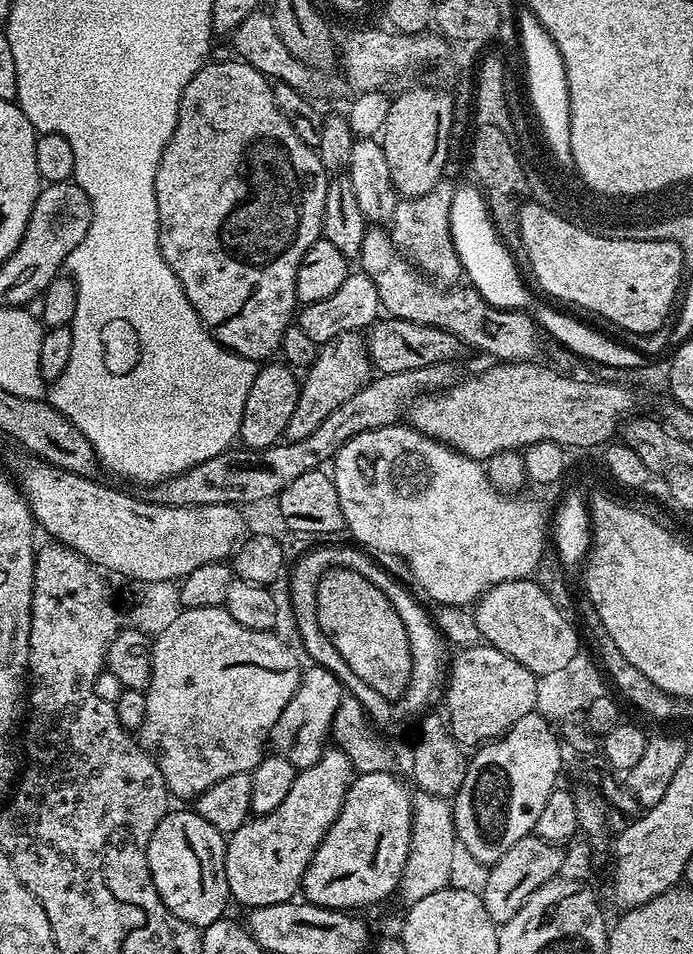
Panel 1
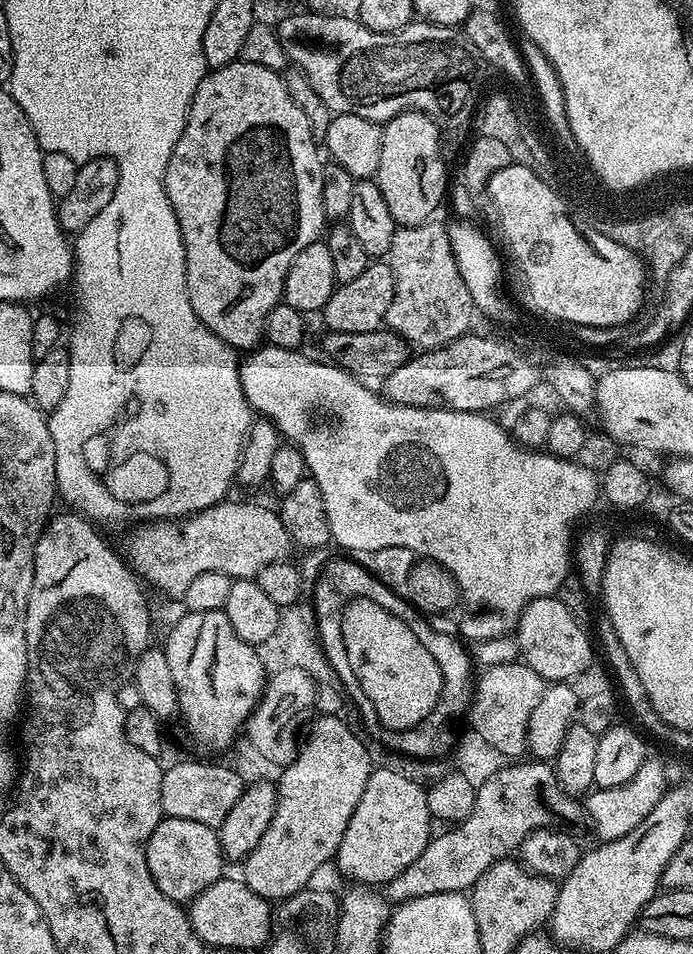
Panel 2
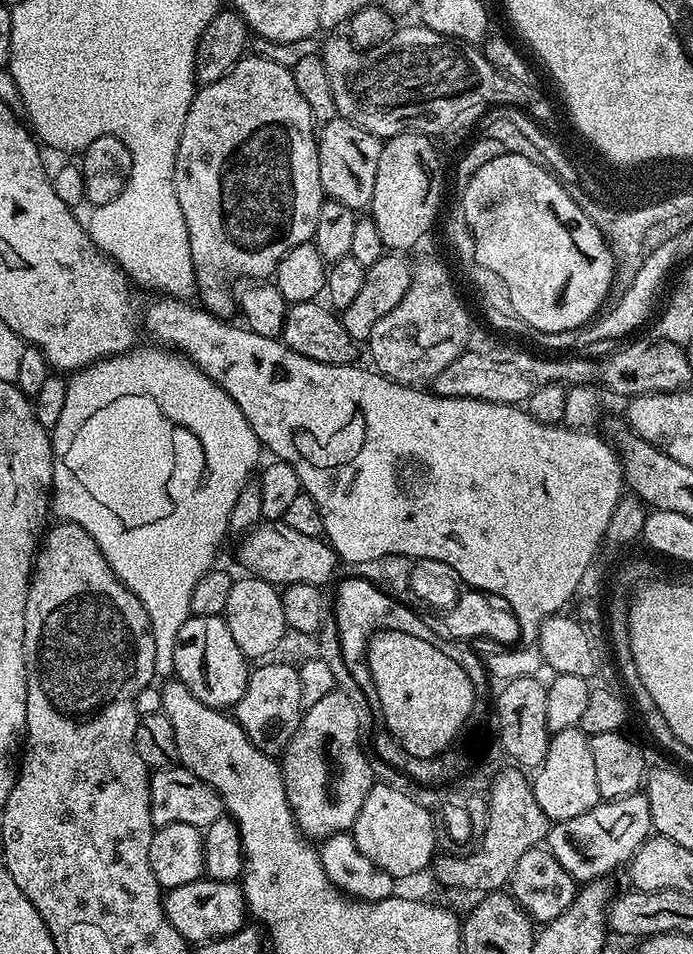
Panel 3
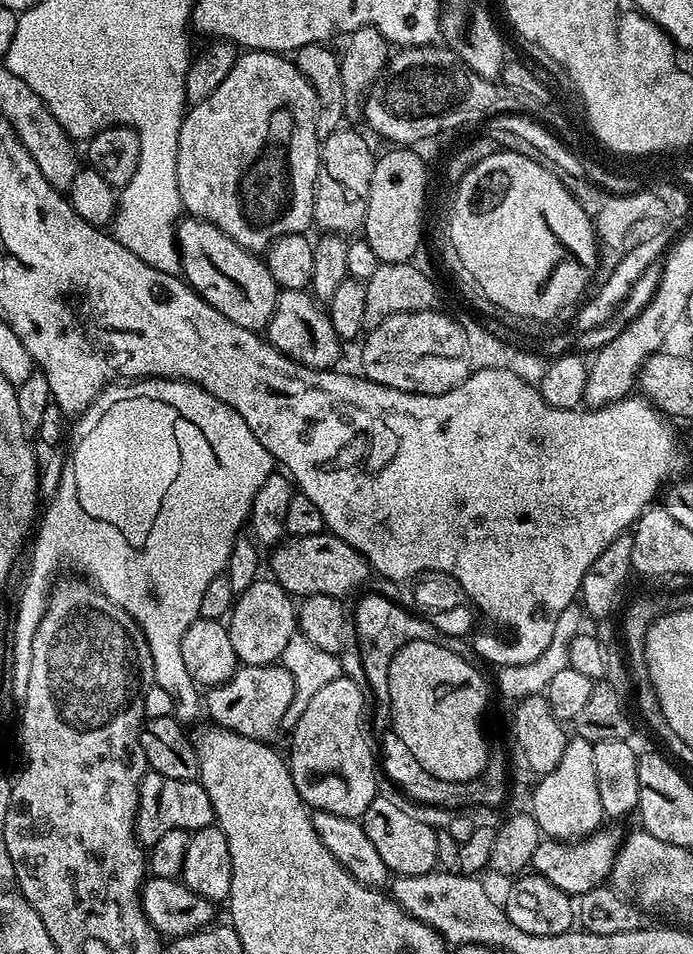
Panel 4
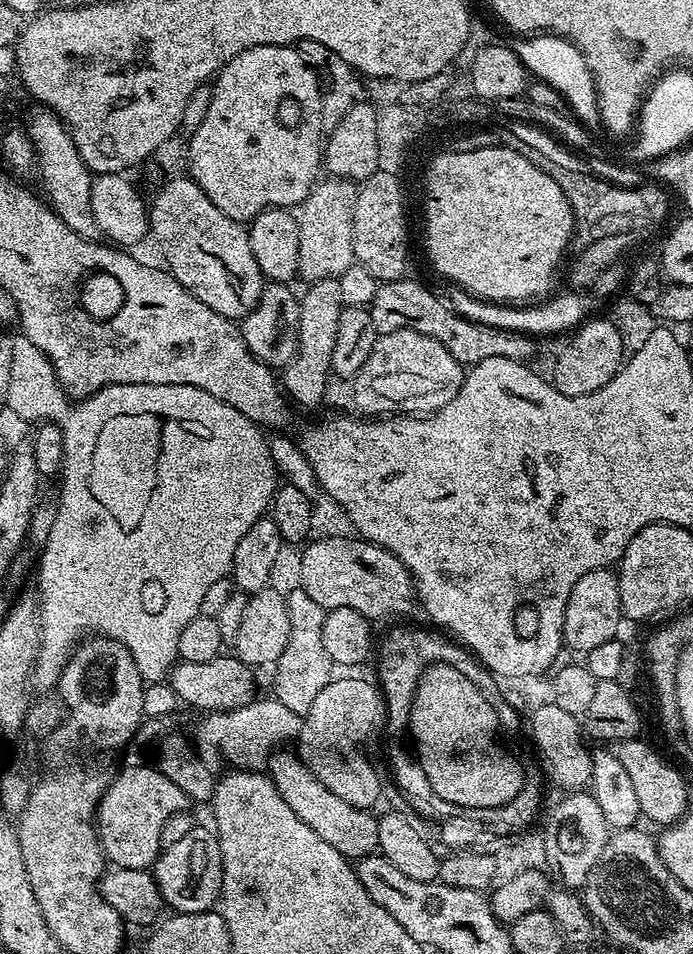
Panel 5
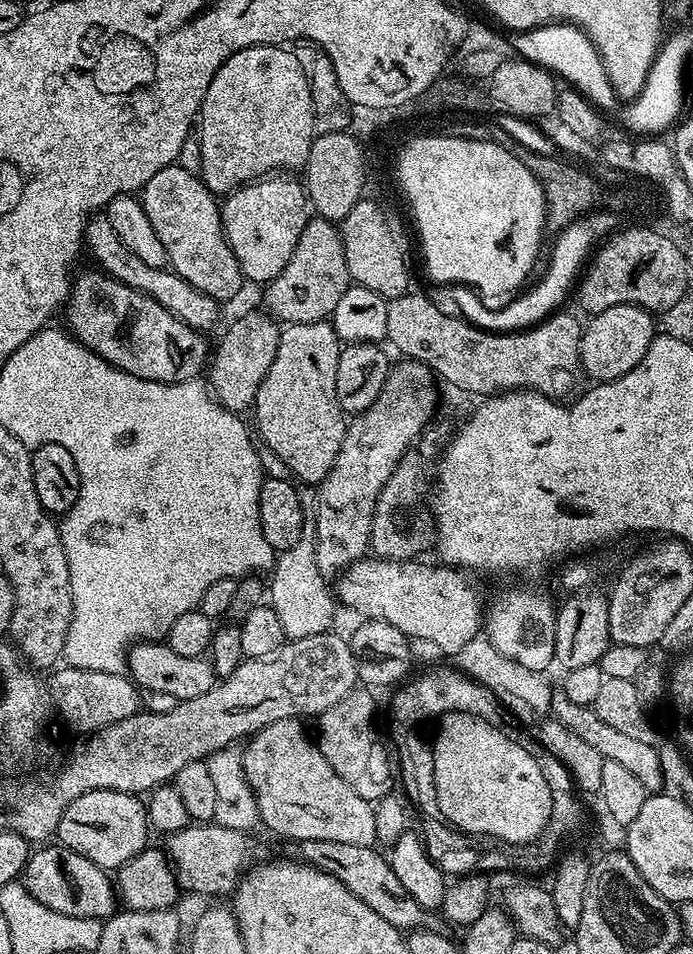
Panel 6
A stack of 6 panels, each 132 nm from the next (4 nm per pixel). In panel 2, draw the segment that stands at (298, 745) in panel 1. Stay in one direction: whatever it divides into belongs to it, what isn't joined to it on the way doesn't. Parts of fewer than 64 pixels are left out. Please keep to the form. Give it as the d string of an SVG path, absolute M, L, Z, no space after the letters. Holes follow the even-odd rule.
M304 669L278 670L267 677L264 690L260 693L260 701L256 703L246 725L246 736L248 732L248 740L252 743L253 750L262 759L280 766L296 760L296 727L308 711L311 713L315 709L317 687L313 676Z

